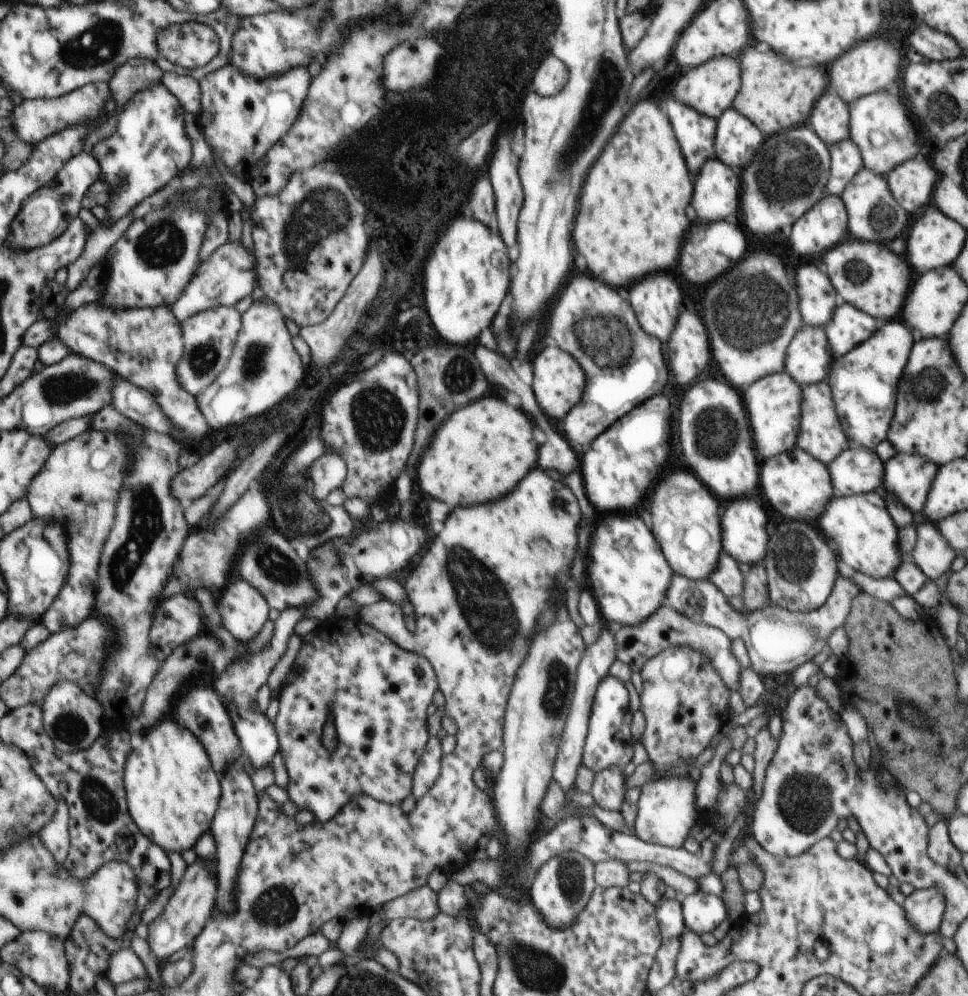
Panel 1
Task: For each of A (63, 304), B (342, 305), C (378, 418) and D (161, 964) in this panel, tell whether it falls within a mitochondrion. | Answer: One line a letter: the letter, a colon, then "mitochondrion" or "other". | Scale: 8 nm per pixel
A: other
B: other
C: mitochondrion
D: other

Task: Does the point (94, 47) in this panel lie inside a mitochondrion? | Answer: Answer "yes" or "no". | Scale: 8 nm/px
yes

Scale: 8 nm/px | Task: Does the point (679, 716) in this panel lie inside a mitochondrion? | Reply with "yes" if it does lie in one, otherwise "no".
no

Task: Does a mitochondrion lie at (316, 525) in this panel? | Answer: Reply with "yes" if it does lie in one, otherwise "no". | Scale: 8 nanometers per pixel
yes

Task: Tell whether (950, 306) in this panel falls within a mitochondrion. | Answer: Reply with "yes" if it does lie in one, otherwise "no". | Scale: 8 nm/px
no

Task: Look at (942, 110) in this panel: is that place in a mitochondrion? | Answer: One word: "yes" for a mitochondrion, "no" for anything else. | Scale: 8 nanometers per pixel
yes

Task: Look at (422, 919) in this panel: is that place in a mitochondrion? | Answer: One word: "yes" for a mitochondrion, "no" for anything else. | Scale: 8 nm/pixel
no

